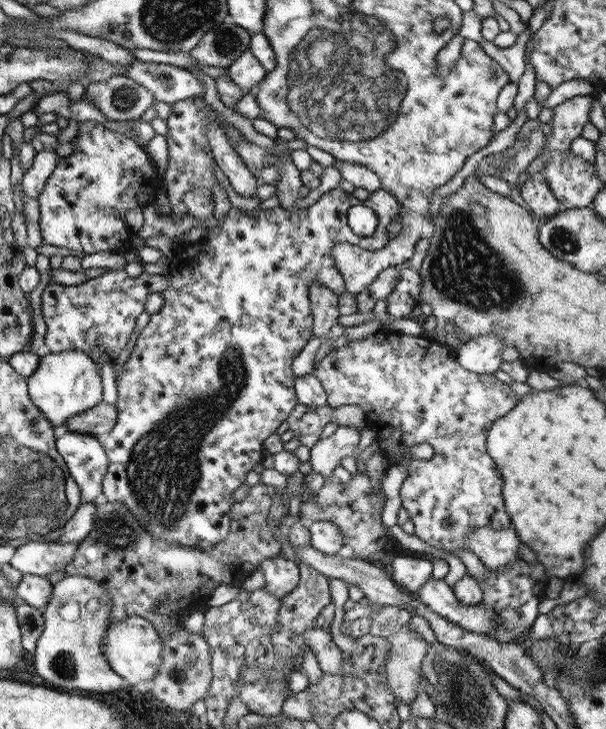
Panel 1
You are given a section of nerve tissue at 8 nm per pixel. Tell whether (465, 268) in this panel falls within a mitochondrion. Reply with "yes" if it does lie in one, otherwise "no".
yes

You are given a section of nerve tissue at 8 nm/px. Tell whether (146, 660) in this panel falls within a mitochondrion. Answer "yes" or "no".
no

